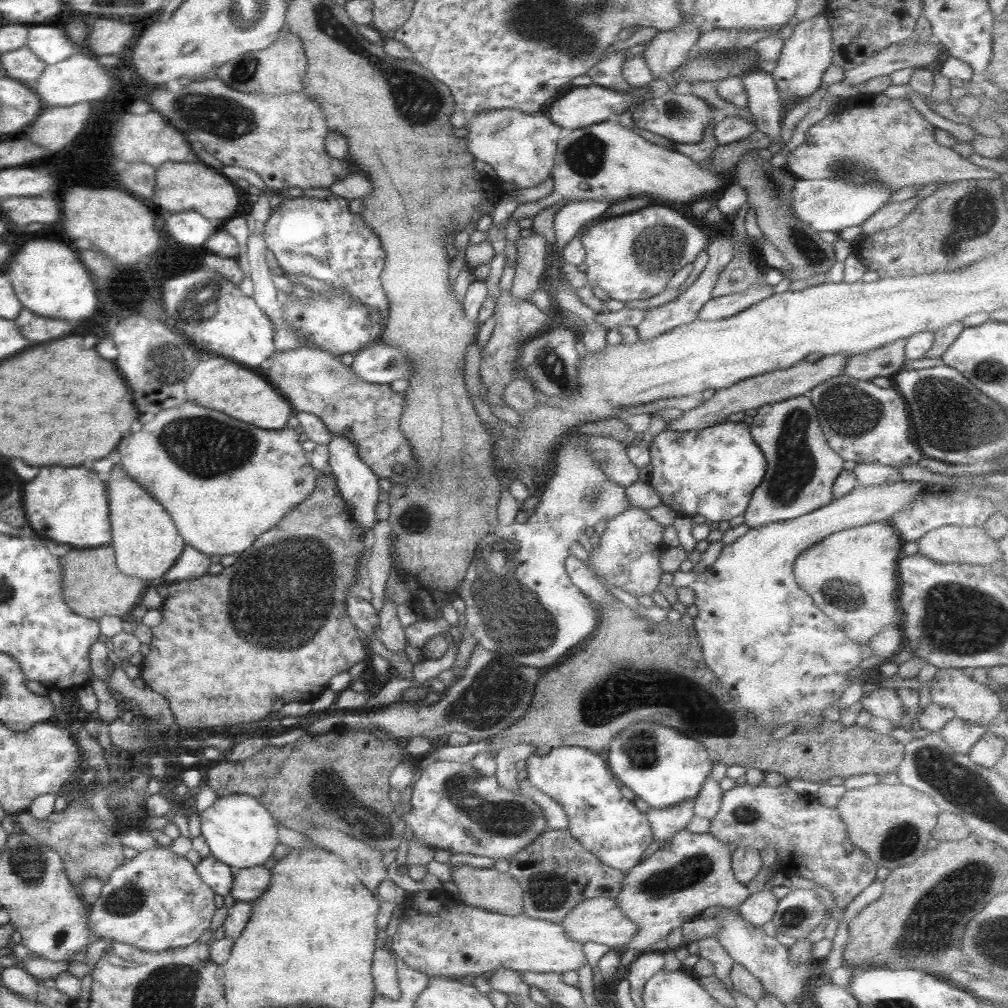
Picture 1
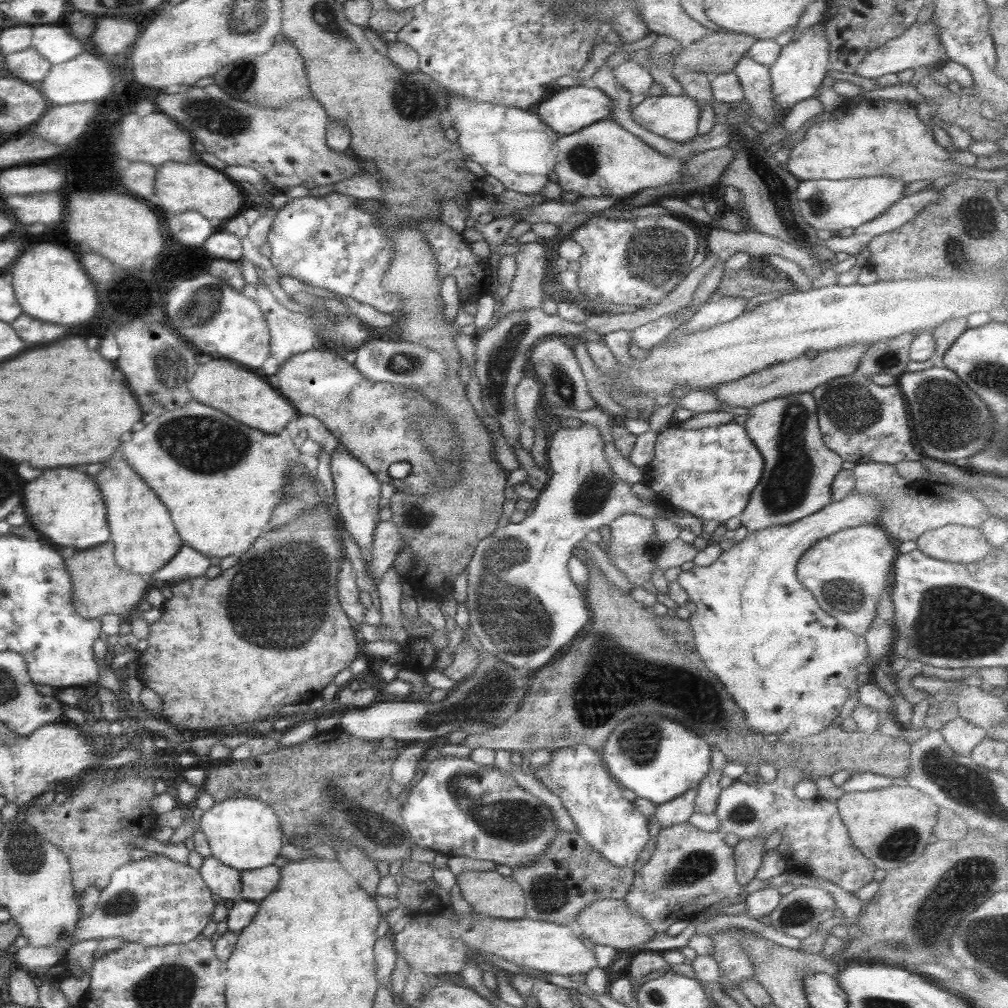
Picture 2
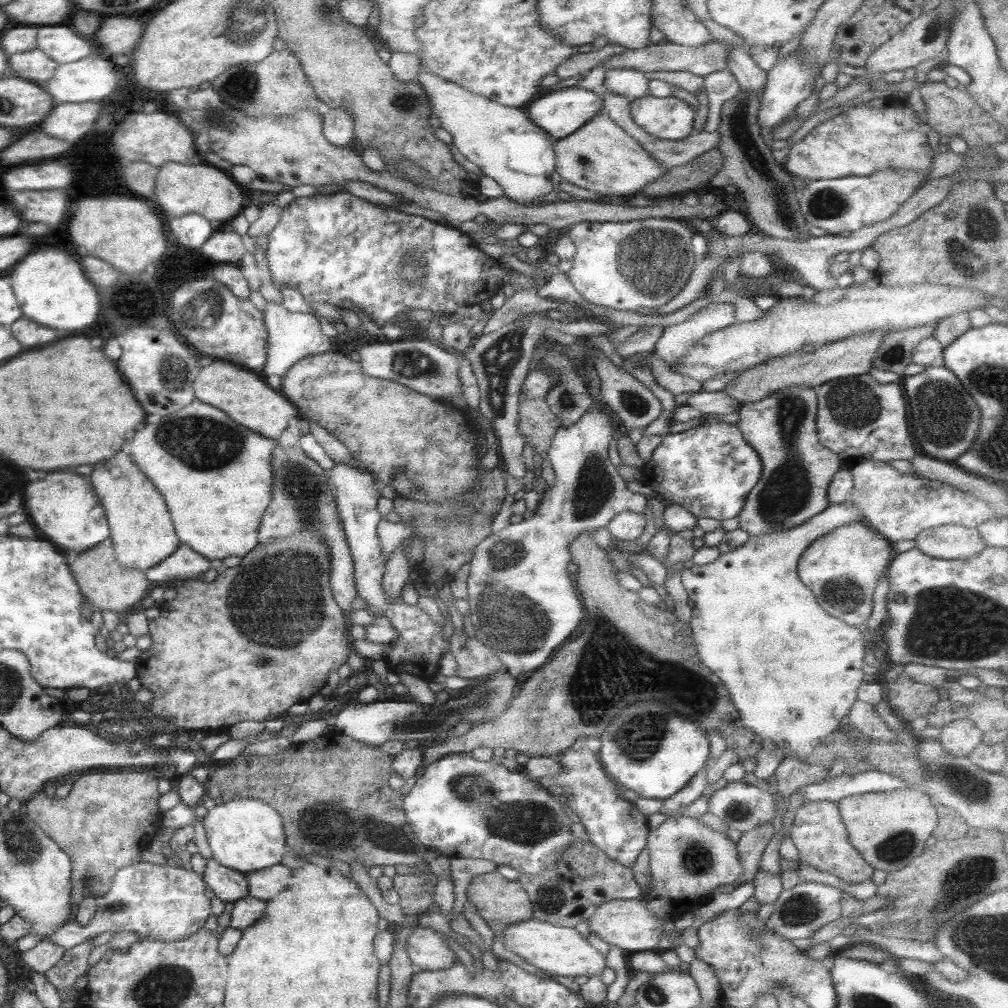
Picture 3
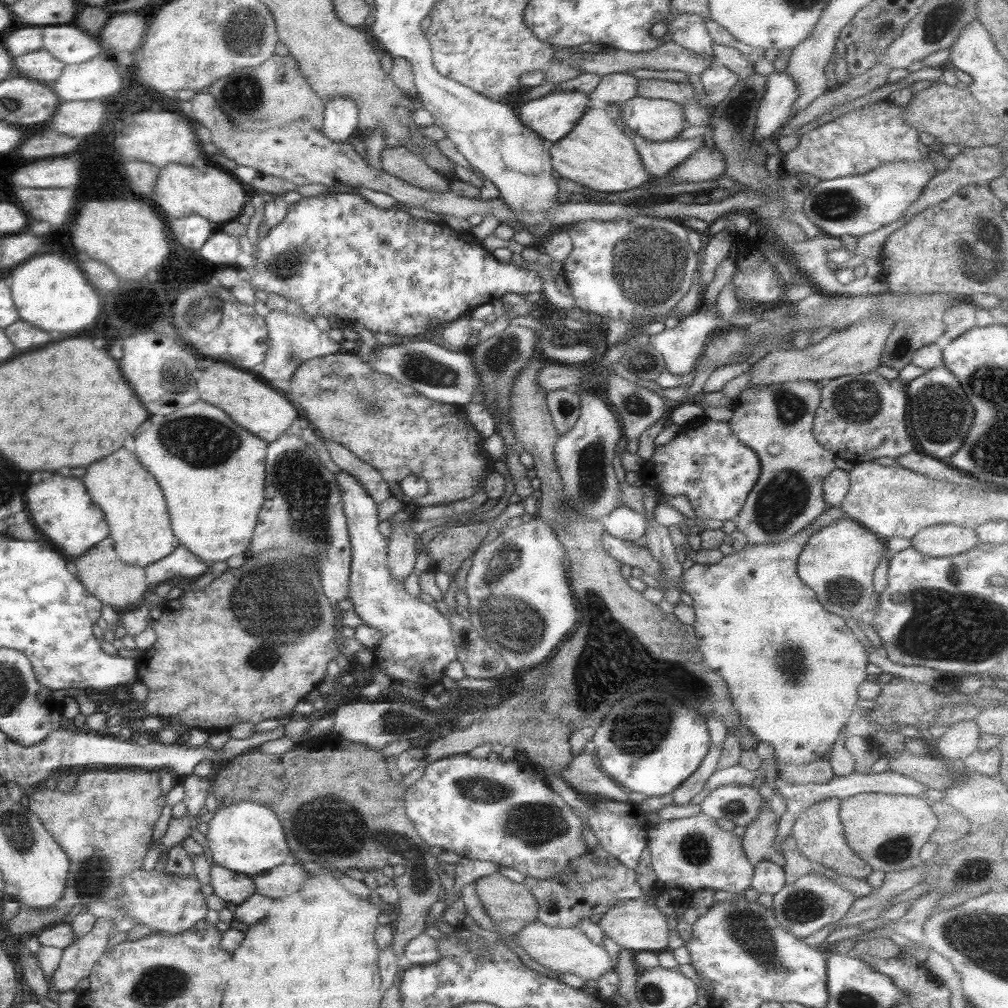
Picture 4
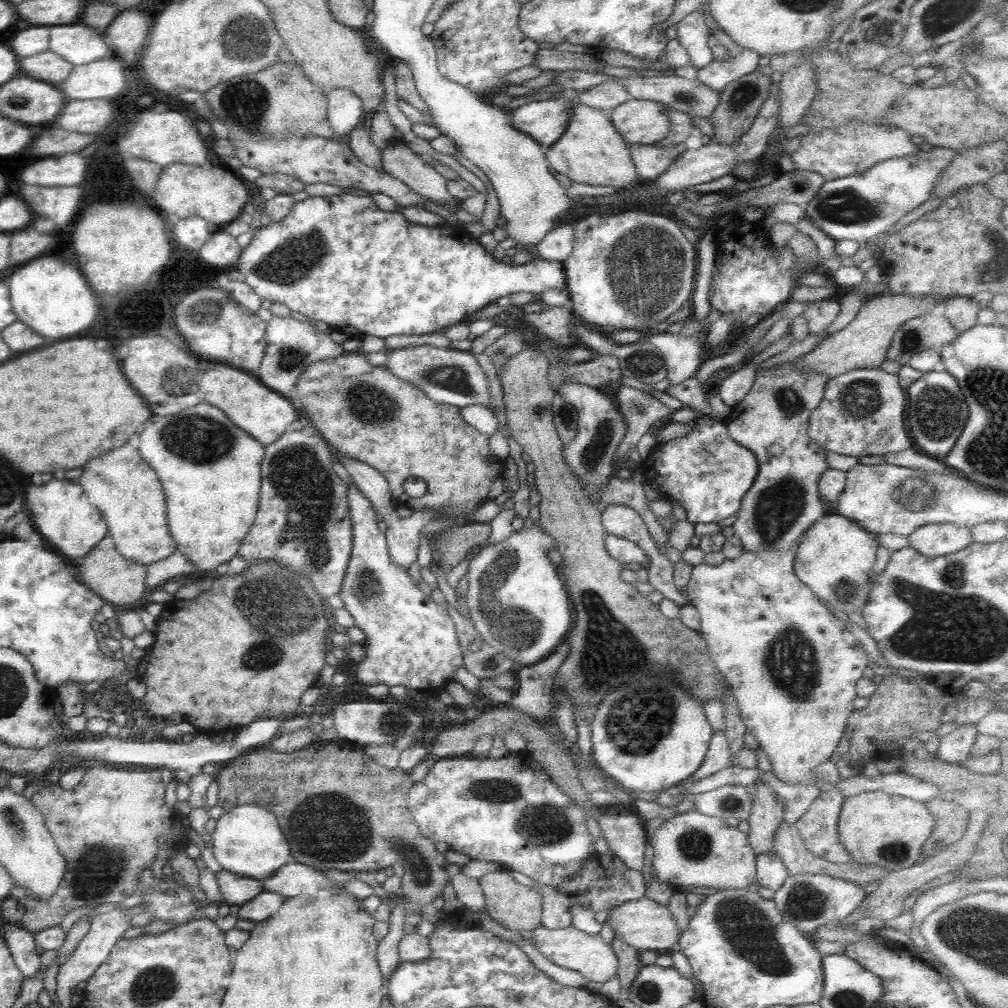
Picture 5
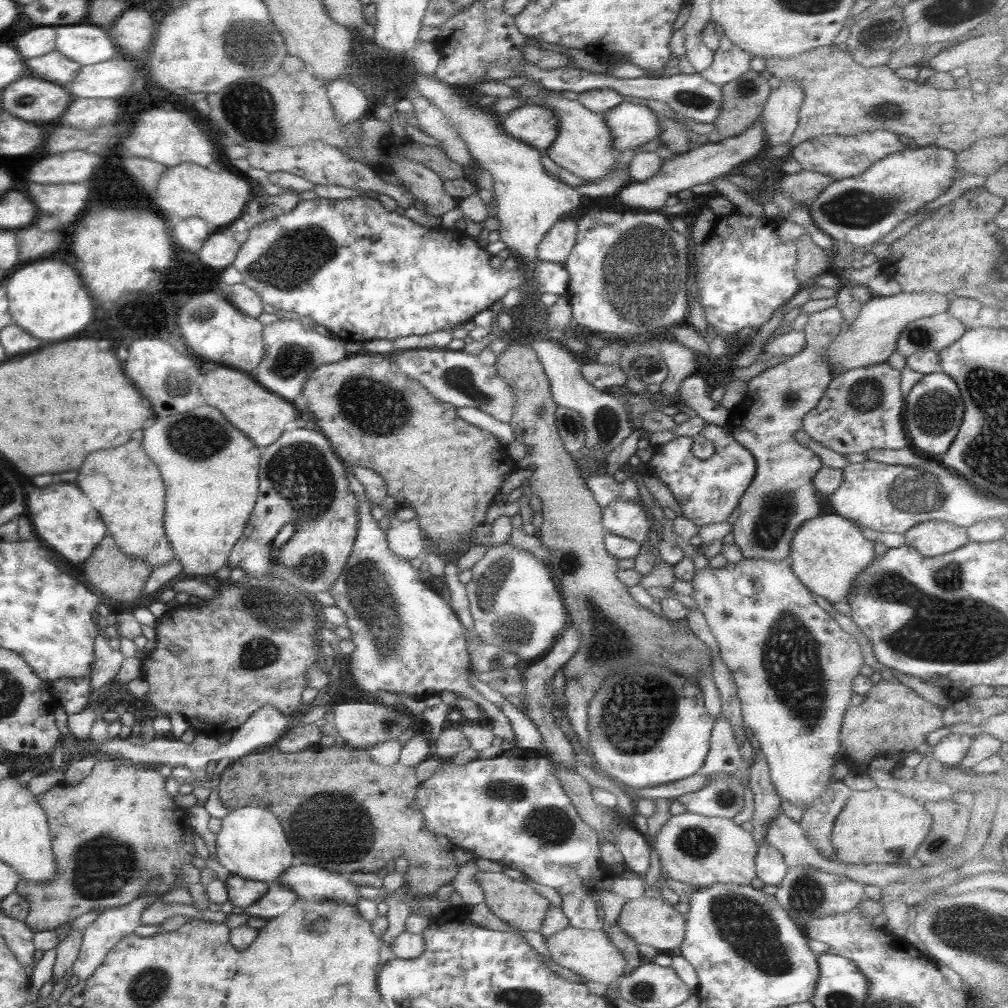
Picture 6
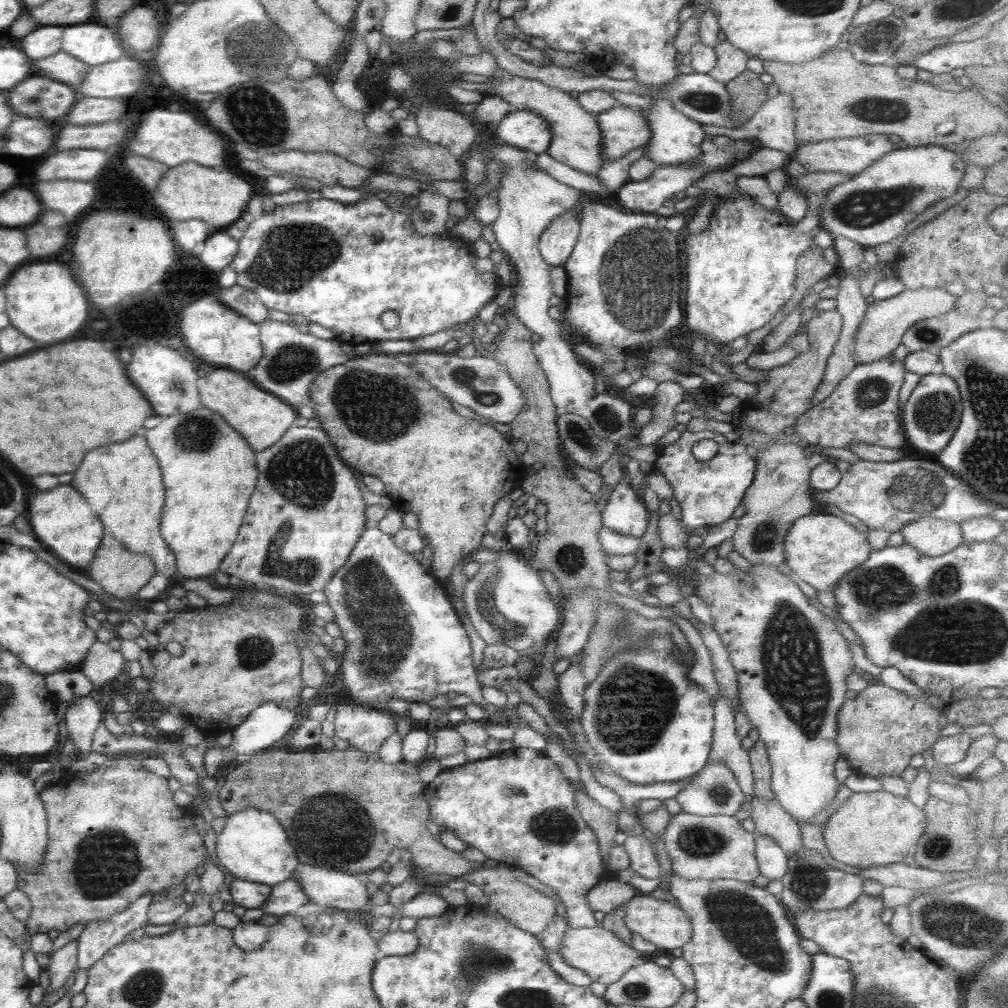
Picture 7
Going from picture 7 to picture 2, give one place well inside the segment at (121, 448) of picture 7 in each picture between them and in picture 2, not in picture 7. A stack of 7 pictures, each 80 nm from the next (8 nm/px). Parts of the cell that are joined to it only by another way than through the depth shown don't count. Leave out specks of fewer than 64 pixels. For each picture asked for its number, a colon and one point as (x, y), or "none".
2: (141, 533)
3: (139, 528)
4: (132, 503)
5: (126, 491)
6: (123, 486)

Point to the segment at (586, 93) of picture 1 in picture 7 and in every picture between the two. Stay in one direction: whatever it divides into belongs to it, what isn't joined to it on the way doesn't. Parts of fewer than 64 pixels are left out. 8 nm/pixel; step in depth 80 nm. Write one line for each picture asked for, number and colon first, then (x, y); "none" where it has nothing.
2: (568, 109)
3: (558, 113)
4: (551, 117)
5: (544, 121)
6: (536, 126)
7: (523, 129)

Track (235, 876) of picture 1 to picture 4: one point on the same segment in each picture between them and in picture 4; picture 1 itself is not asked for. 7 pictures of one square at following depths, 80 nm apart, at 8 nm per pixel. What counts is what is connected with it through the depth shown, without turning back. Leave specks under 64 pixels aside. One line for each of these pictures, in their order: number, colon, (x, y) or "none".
2: (254, 884)
3: (264, 884)
4: (279, 880)

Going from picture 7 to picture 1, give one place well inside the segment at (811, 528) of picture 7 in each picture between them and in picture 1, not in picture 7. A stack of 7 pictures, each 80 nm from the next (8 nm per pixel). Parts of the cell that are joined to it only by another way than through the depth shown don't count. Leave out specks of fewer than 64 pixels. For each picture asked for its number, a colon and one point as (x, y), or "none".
1: (850, 575)
2: (847, 572)
3: (841, 568)
4: (837, 562)
5: (833, 558)
6: (827, 552)

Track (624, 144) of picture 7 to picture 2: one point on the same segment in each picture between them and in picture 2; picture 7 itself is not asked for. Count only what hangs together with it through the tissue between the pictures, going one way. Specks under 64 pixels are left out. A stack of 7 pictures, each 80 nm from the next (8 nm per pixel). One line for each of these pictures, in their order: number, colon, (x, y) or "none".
2: (675, 118)
3: (668, 118)
4: (658, 120)
5: (642, 122)
6: (630, 125)

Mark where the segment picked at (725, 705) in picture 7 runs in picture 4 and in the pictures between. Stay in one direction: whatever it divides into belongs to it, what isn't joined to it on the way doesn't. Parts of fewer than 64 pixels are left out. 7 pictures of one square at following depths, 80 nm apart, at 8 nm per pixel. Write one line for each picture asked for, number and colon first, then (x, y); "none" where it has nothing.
4: (694, 783)
5: (717, 756)
6: (723, 755)

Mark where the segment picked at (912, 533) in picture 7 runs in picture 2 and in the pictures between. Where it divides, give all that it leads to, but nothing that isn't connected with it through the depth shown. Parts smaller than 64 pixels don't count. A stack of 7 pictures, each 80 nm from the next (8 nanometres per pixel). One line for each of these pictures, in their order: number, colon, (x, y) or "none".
2: (951, 543)
3: (950, 542)
4: (938, 541)
5: (931, 540)
6: (931, 538)

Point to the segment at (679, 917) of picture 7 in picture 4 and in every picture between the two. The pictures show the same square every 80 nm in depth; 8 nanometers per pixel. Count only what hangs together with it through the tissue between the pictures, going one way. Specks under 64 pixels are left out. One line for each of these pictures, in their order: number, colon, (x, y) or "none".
4: (636, 925)
5: (642, 924)
6: (650, 921)

